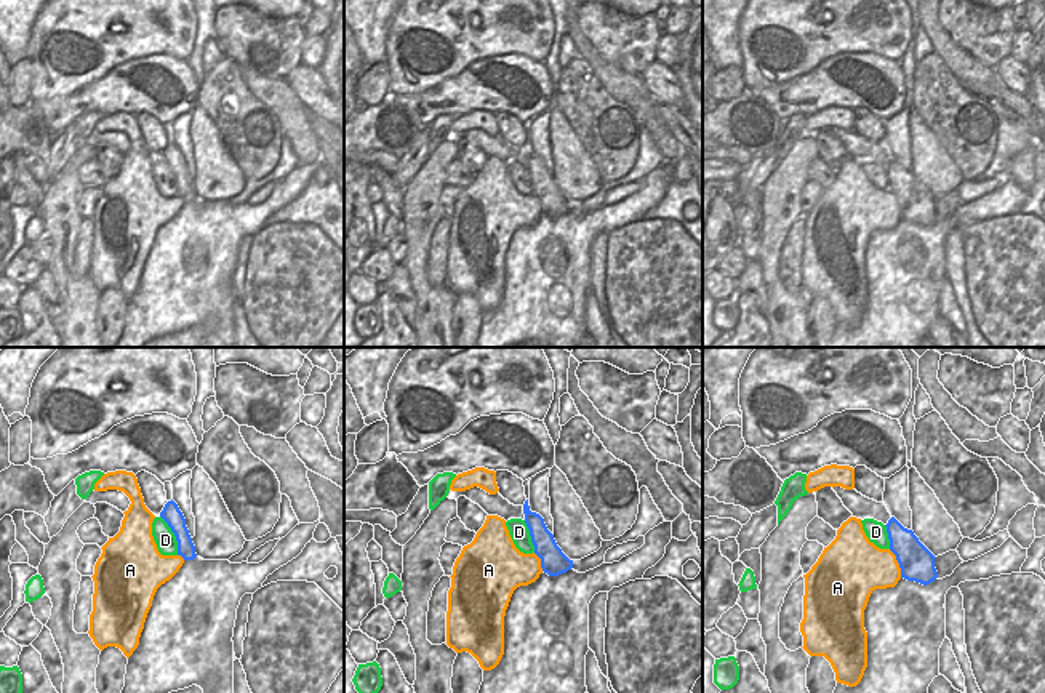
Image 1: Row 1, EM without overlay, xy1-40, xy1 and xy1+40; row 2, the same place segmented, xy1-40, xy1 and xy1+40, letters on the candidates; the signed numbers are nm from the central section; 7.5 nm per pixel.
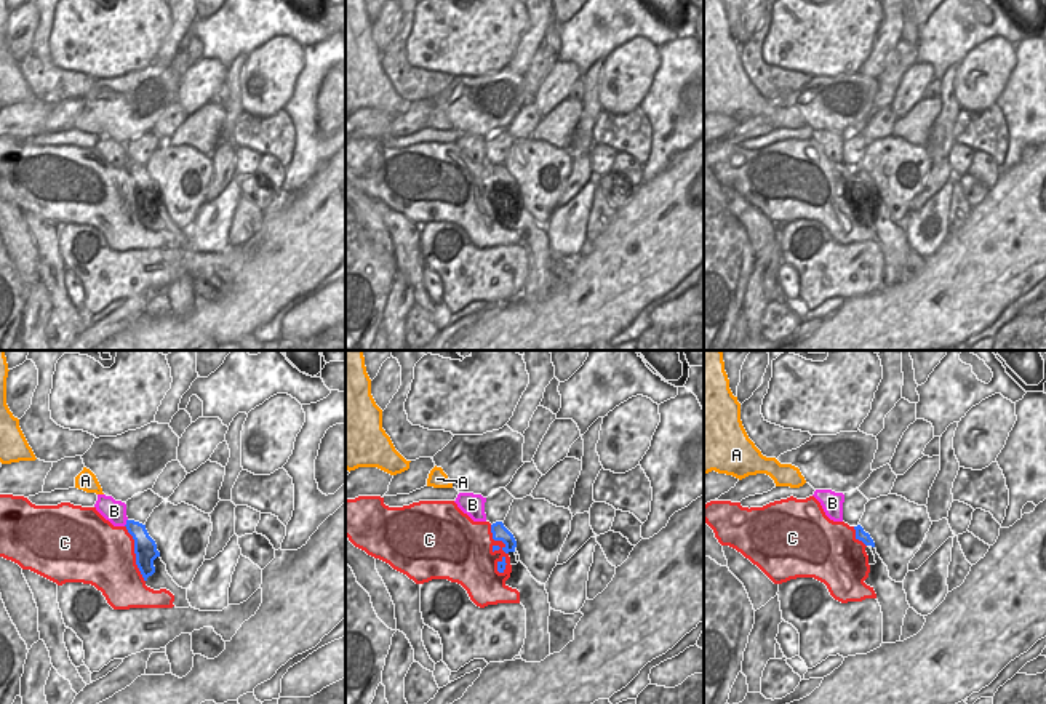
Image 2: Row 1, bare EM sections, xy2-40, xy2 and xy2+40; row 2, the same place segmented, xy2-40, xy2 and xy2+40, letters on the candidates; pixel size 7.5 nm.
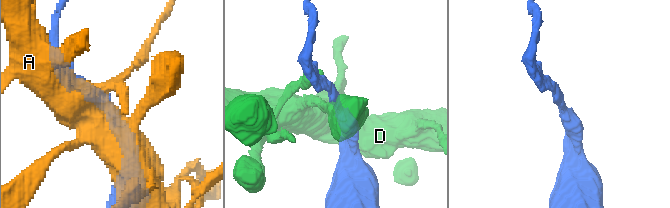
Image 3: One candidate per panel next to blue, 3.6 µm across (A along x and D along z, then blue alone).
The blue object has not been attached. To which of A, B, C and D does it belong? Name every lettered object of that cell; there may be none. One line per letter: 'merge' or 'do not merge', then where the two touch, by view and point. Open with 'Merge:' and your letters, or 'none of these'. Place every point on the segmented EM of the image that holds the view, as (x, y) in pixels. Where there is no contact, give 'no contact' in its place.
Merge: none of these
A: do not merge; meets blue in xy1+40 at (898, 562)
B: do not merge; meets blue in xy2-40 at (127, 522)
C: do not merge; meets blue in xy2 at (504, 548)
D: do not merge; meets blue in xy1-40 at (175, 535)

